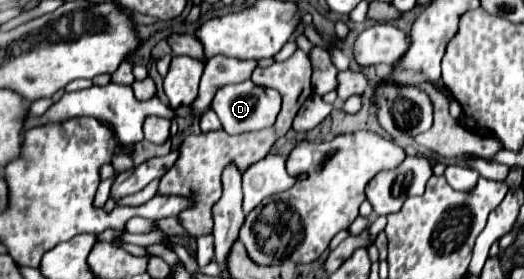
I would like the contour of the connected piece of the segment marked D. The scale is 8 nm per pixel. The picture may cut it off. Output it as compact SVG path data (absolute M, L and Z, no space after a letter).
M248 79L238 85L226 85L226 87L218 89L210 107L220 117L220 123L228 135L240 135L240 133L260 131L260 129L272 127L278 113L280 113L280 103L282 103L280 93L276 93L274 89L254 85L252 79Z

